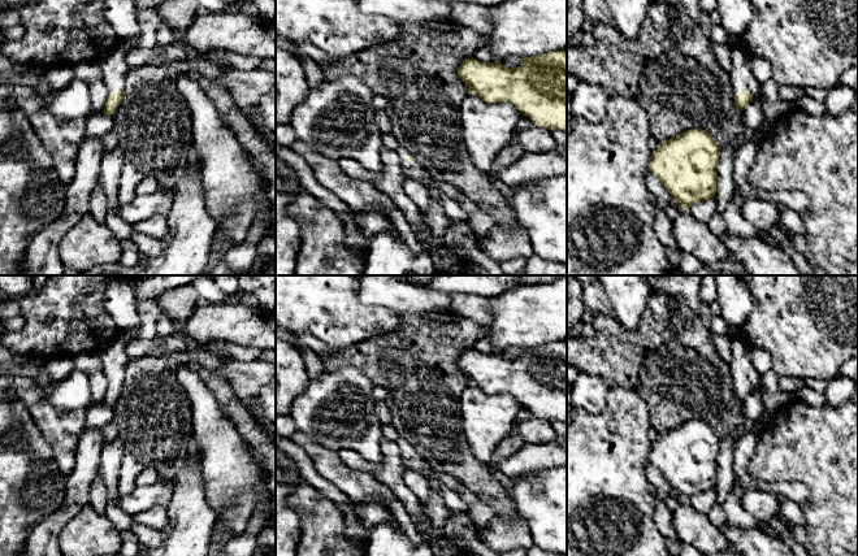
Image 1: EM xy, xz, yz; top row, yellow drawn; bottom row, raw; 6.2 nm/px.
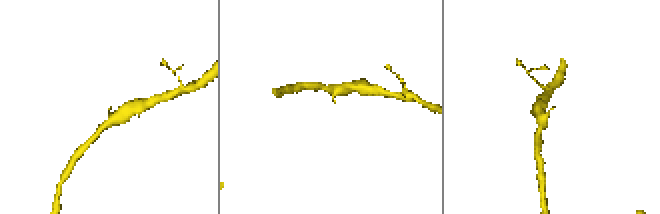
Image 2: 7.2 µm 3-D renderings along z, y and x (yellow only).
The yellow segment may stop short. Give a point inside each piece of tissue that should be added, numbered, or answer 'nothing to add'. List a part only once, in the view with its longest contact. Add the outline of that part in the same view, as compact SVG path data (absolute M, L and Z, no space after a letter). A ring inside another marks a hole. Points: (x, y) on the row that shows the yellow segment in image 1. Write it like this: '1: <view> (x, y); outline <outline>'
1: yz (741, 75); outline M740 45L732 48L732 57L733 62L729 74L733 95L737 96L741 91L746 91L751 96L759 94L762 84L753 75L753 57Z

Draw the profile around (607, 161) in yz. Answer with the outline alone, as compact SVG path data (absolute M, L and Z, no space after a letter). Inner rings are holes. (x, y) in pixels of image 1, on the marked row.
M621 95L610 96L606 117L598 123L575 116L572 131L567 135L567 275L670 275L673 270L654 230L656 203L646 183L646 171L653 155L649 147L650 135L650 123L645 110L636 101Z

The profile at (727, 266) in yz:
M725 259L711 266L703 265L699 270L685 275L751 275L751 274L738 261Z

